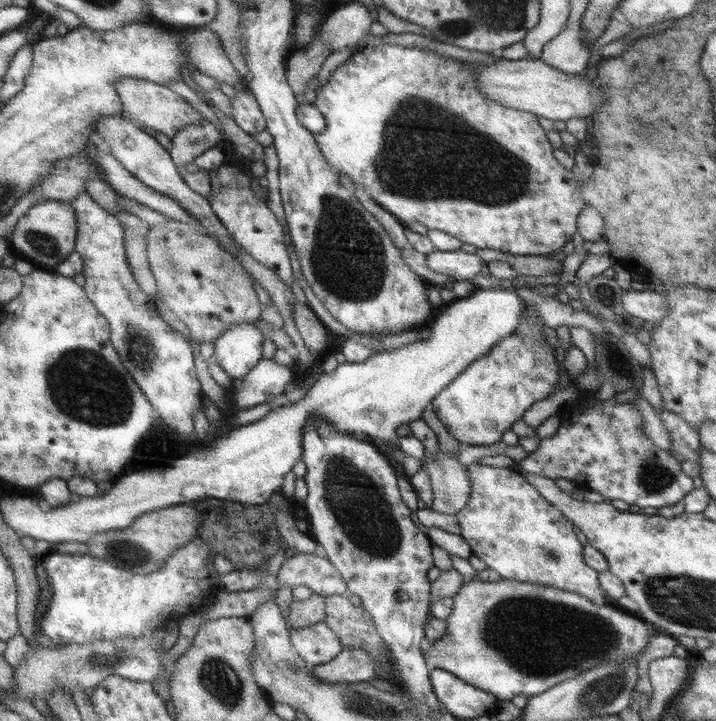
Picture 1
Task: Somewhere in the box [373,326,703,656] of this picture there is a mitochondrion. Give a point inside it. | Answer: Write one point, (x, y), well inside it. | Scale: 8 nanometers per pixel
(655, 477)

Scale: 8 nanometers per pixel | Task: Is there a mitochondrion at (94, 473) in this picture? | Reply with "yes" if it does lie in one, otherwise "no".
no

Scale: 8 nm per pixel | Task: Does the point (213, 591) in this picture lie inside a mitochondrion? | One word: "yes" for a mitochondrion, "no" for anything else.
no

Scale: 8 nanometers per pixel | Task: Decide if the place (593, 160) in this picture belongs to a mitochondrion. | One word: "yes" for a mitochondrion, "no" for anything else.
no

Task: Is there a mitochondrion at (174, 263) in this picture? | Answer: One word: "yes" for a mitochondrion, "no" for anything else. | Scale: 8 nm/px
yes

